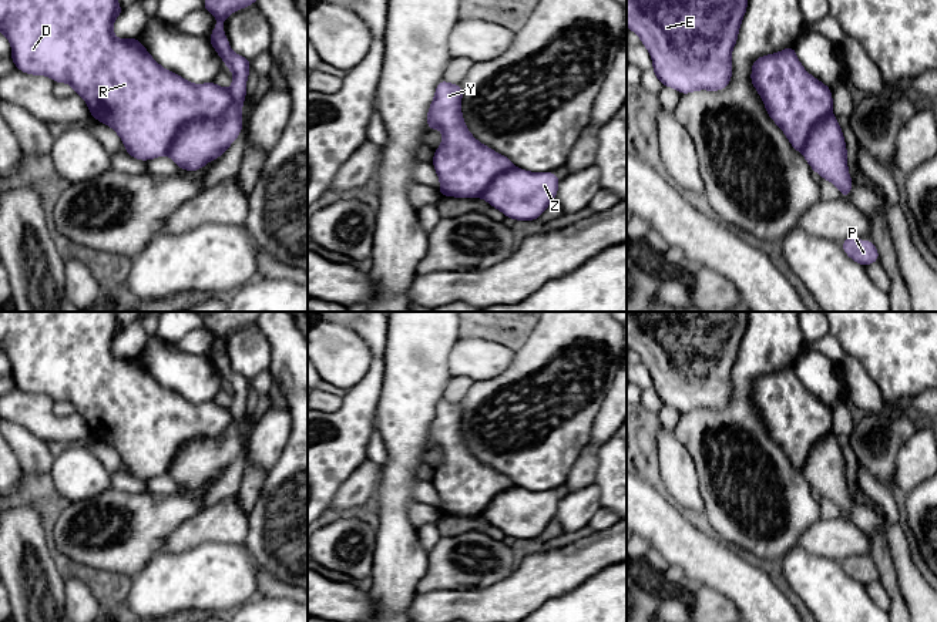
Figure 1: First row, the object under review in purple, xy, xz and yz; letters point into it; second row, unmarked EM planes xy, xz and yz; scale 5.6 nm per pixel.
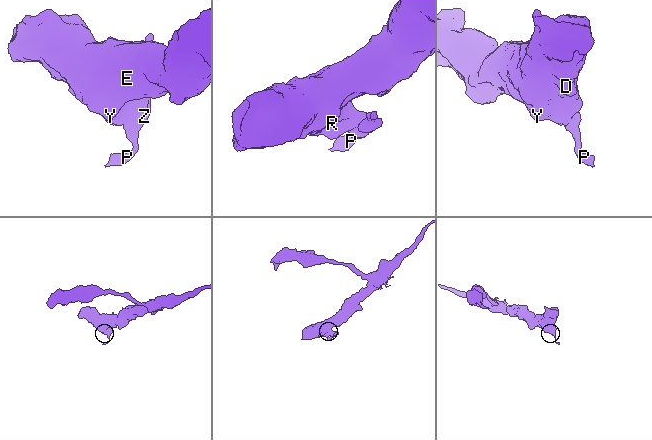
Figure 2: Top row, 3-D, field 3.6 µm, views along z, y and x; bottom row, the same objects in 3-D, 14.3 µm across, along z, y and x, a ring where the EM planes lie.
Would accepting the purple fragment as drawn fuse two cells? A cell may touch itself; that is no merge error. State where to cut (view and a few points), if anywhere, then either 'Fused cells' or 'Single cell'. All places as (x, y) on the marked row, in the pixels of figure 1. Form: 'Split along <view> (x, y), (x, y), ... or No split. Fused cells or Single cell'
Split along xy (229, 90), (229, 107), (217, 118), (188, 121), (167, 154). Fused cells

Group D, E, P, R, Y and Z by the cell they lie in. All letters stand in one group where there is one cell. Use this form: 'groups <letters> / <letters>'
groups D E R Y / P Z

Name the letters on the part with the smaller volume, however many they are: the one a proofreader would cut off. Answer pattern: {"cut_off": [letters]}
{"cut_off": ["P", "Z"]}

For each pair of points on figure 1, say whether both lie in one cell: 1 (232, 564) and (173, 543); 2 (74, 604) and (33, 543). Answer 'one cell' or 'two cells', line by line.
1: two cells
2: two cells

